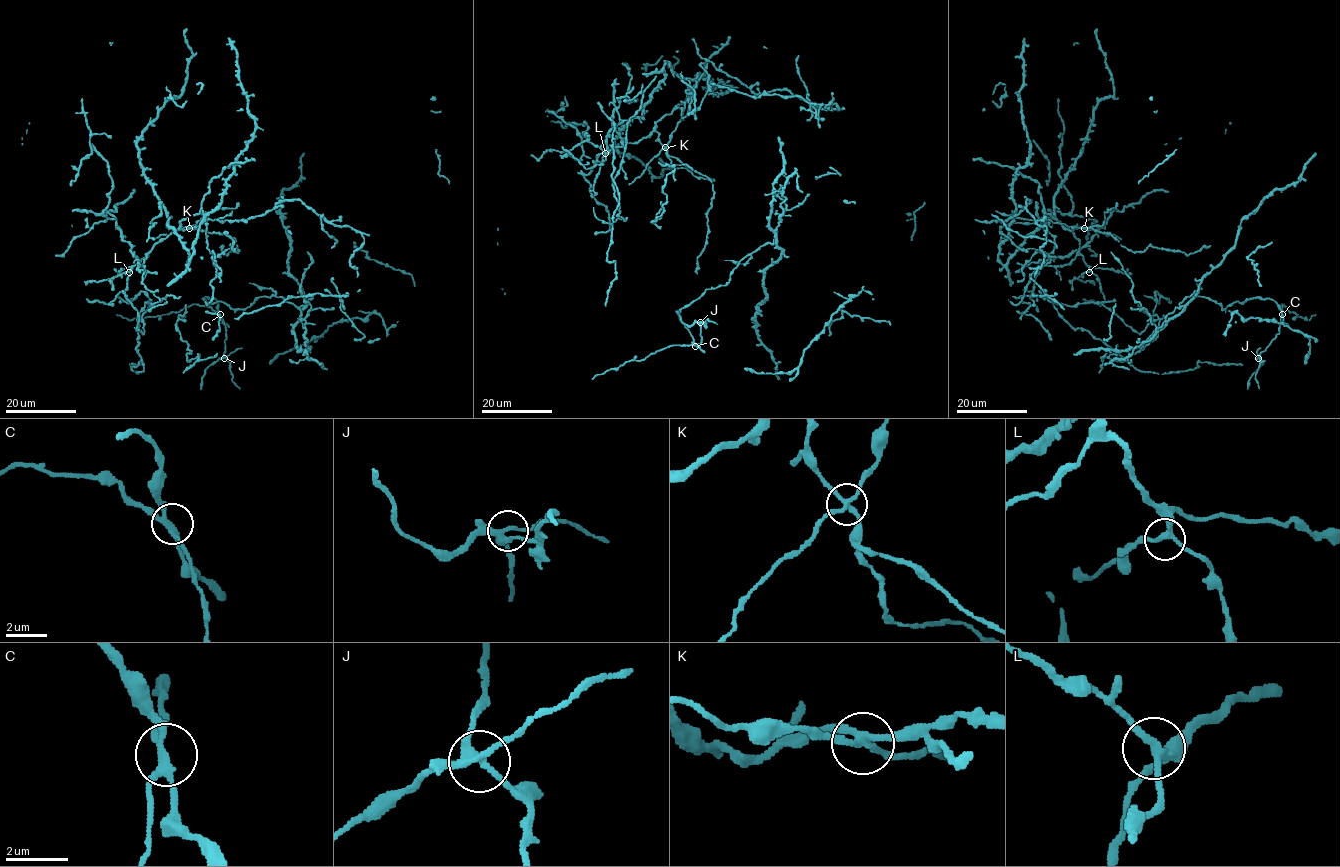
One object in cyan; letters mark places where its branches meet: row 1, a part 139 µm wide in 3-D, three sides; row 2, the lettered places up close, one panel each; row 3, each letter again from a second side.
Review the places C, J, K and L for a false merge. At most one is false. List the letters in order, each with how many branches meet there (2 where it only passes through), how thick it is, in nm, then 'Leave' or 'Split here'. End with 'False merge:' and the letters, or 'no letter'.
C: Branches: 4. Thickness 220 nm. Leave
J: Branches: 4. Thickness 280 nm. Leave
K: Branches: 4. Thickness 240 nm. Split here
L: Branches: 3. Thickness 220 nm. Leave
False merge: K

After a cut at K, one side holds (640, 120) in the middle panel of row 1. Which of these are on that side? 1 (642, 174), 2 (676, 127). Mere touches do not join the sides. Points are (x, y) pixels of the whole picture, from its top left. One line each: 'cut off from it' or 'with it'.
1: cut off from it
2: cut off from it

